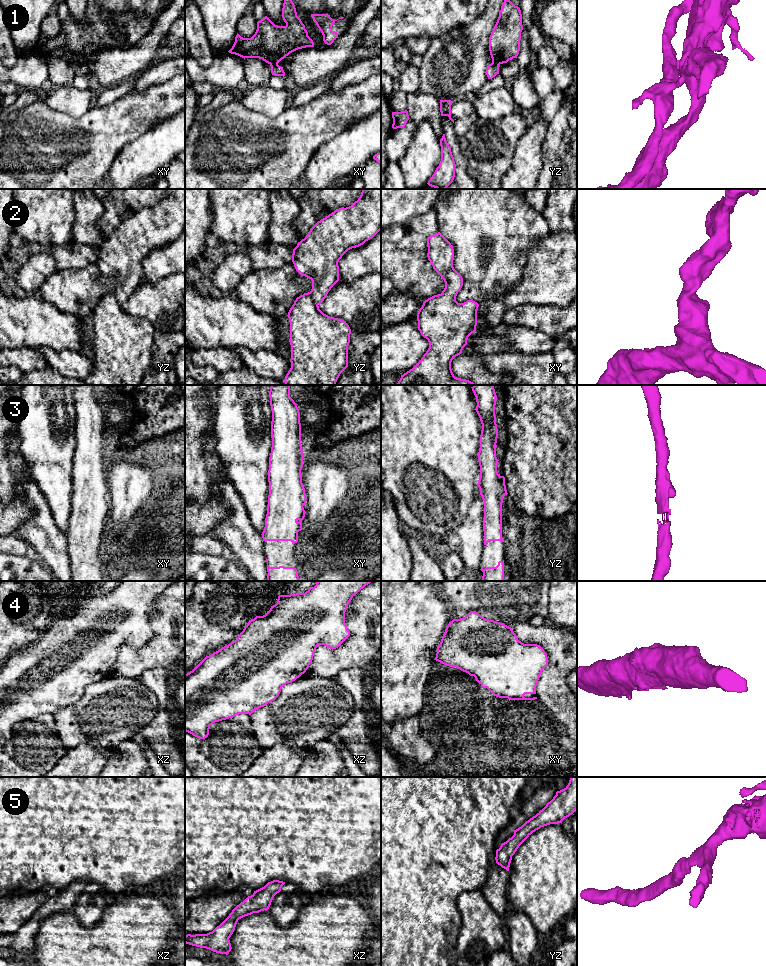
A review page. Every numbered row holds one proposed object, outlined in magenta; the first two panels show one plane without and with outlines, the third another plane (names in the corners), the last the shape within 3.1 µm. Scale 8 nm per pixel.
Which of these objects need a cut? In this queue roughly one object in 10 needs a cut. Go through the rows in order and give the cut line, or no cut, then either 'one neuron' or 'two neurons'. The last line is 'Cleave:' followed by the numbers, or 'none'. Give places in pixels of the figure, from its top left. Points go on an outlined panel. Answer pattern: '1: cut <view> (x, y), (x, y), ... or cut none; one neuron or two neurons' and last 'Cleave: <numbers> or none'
1: cut xy (277, 62), (270, 65); two neurons
2: cut none; one neuron
3: cut none; one neuron
4: cut none; one neuron
5: cut none; one neuron
Cleave: 1

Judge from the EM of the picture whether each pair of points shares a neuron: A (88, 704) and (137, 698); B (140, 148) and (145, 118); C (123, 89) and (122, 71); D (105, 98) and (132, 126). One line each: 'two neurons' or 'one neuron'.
A: one neuron
B: two neurons
C: two neurons
D: two neurons

